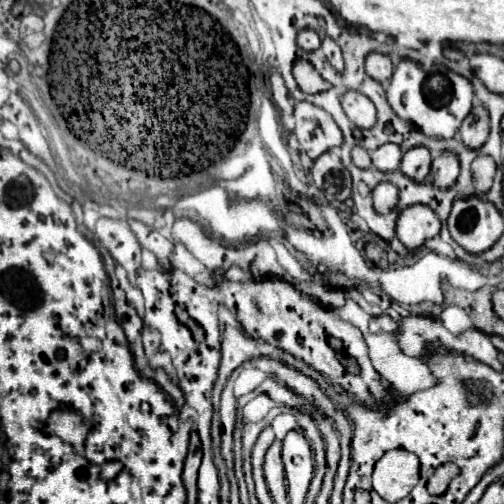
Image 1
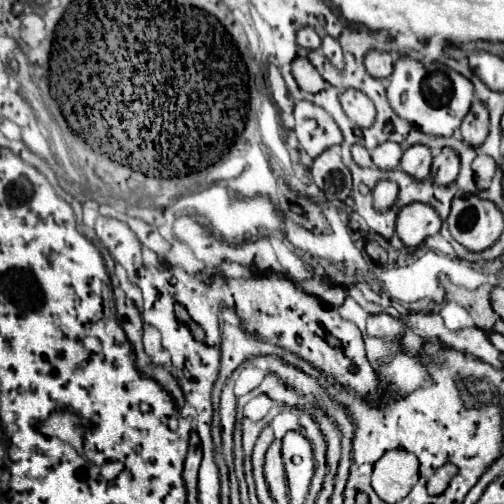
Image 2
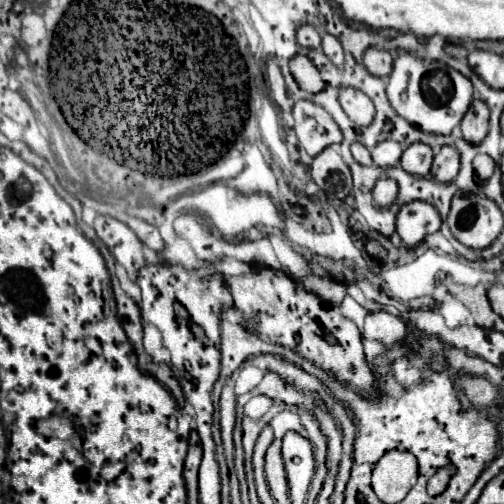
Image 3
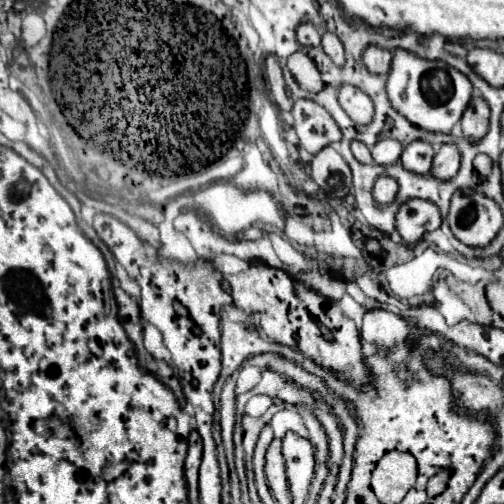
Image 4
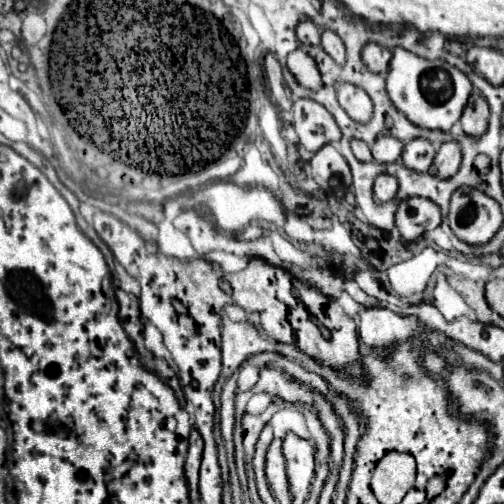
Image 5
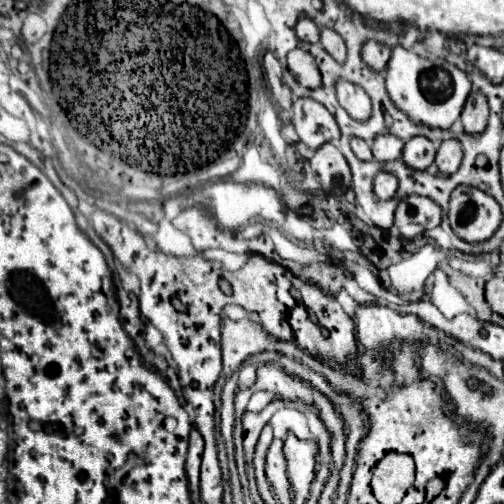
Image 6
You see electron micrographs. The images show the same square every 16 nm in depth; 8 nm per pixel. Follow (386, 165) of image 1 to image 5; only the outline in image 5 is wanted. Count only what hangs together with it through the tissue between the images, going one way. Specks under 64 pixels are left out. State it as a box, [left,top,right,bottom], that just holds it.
[372,136,402,164]

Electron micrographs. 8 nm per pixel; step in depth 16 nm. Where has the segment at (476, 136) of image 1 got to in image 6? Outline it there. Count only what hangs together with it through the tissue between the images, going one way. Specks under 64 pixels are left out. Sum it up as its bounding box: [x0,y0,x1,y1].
[460,90,488,134]

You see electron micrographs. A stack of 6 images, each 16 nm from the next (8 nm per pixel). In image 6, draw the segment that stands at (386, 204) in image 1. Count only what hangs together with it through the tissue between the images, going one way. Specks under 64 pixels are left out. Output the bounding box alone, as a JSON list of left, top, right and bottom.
[374,172,398,200]

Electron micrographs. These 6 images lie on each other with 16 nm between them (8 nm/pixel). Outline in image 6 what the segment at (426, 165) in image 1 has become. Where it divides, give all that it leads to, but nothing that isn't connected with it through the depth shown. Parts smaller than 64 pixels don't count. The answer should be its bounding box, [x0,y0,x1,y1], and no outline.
[402,136,436,170]

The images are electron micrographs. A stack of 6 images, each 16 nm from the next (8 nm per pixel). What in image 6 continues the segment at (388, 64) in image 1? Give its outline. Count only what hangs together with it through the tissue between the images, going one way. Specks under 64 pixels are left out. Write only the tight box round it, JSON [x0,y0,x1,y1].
[362,40,392,72]

